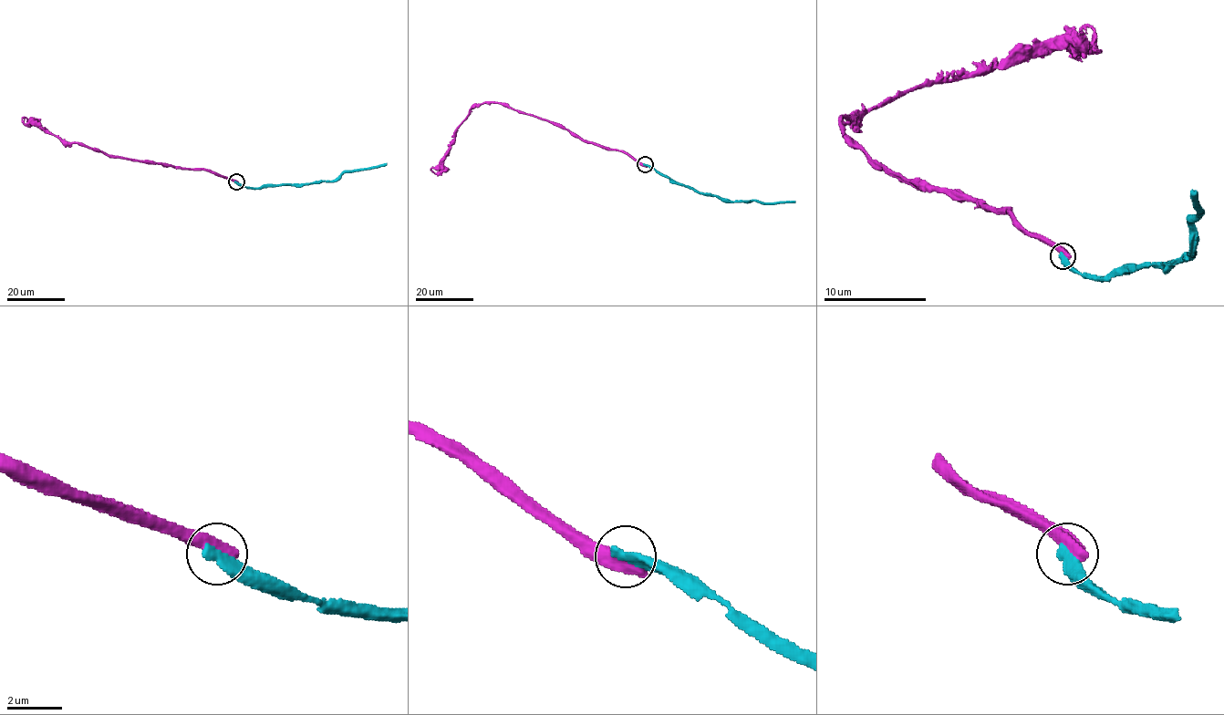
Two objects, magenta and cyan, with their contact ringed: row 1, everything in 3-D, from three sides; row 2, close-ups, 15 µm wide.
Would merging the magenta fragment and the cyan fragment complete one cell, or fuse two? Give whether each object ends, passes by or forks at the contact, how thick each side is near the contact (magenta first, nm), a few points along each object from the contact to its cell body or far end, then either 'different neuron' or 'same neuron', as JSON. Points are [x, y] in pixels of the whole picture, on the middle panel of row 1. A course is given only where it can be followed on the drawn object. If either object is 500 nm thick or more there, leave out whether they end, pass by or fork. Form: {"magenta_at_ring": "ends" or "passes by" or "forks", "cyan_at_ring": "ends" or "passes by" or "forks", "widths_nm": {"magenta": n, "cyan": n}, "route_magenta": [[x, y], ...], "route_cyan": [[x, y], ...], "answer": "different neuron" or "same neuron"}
{"widths_nm": {"magenta": 600, "cyan": 440}, "route_magenta": [[644, 165], [618, 150], [585, 142], [546, 120], [500, 103], [482, 102], [470, 109], [445, 159], [431, 170]], "route_cyan": [[644, 165], [701, 193], [733, 202], [794, 201]], "answer": "different neuron"}

